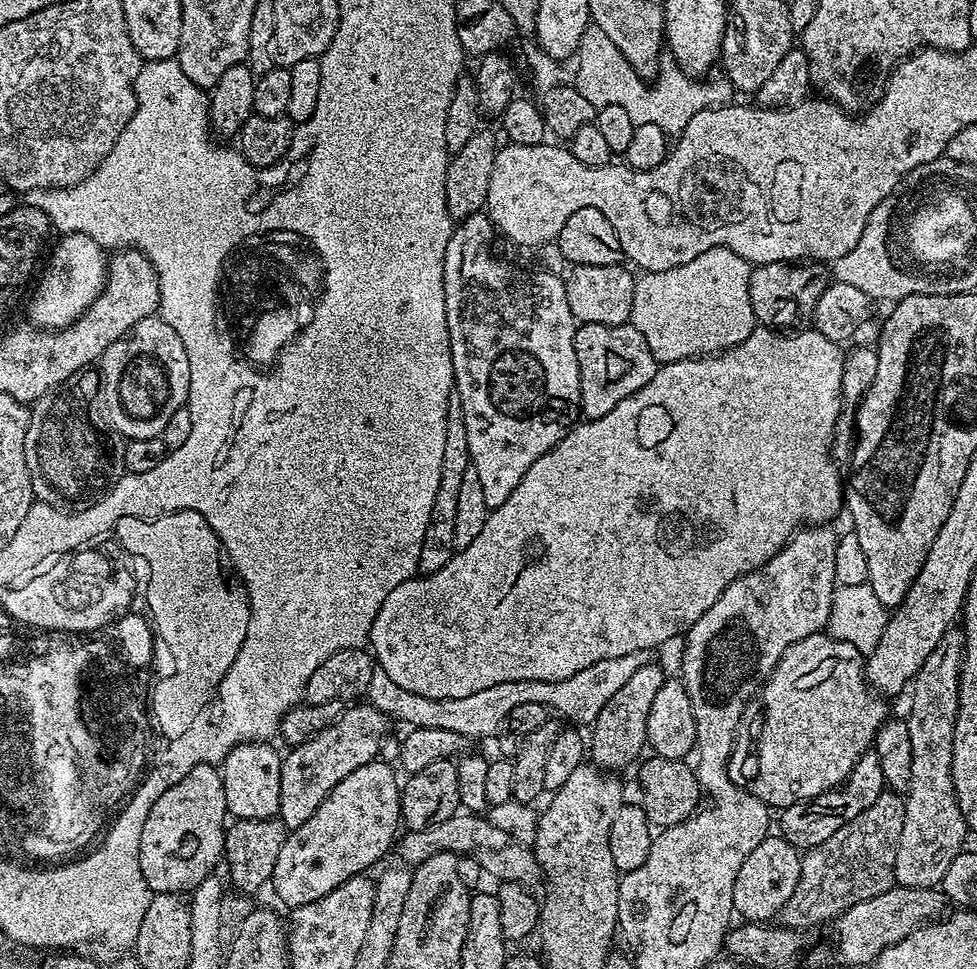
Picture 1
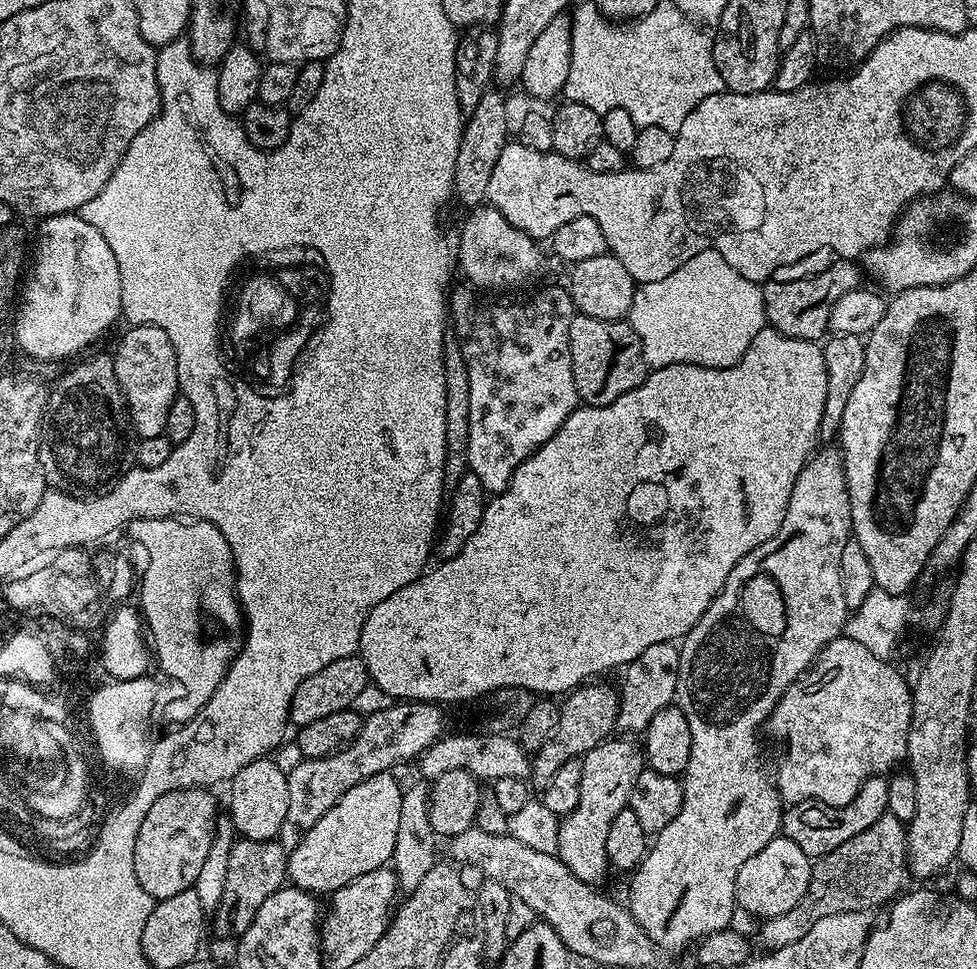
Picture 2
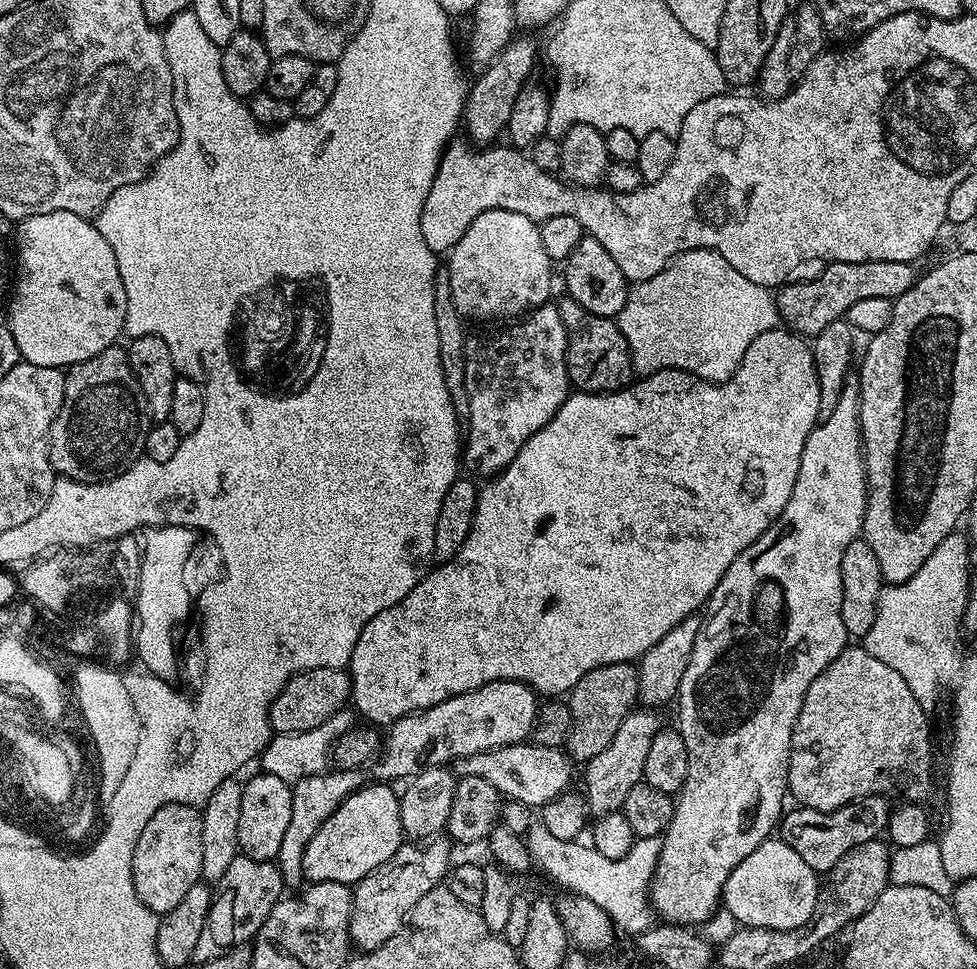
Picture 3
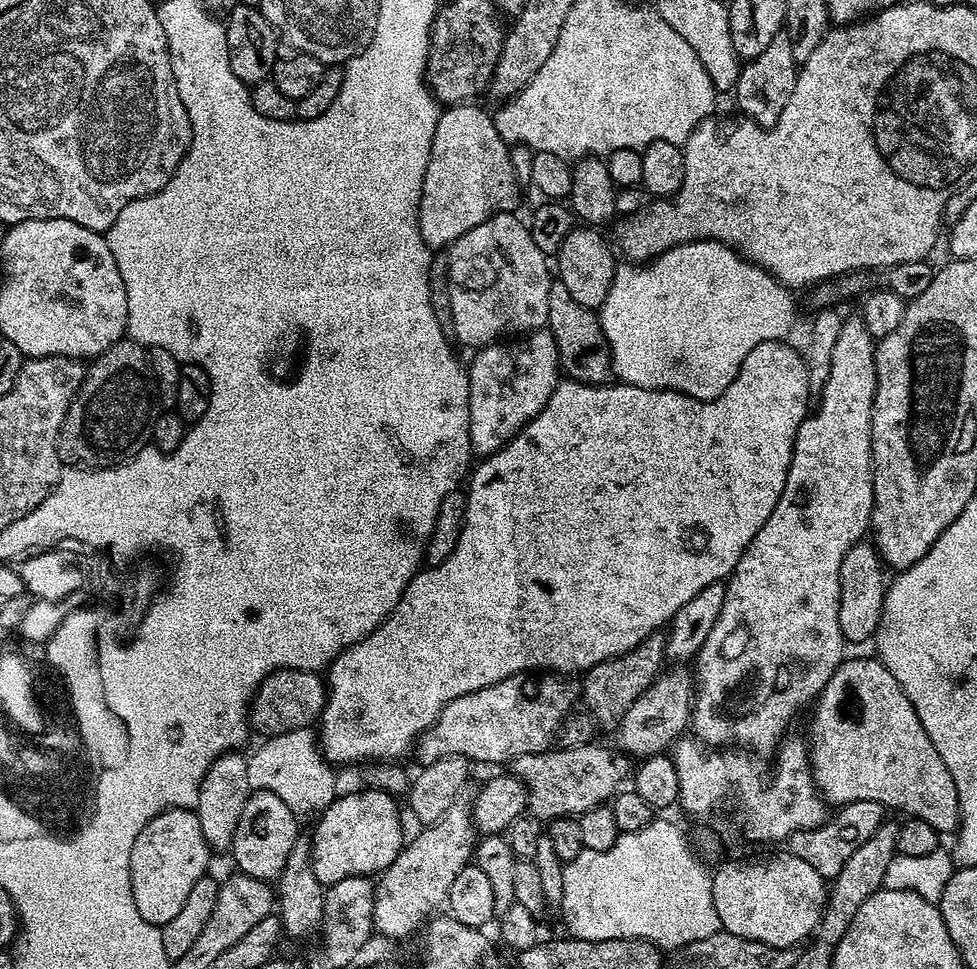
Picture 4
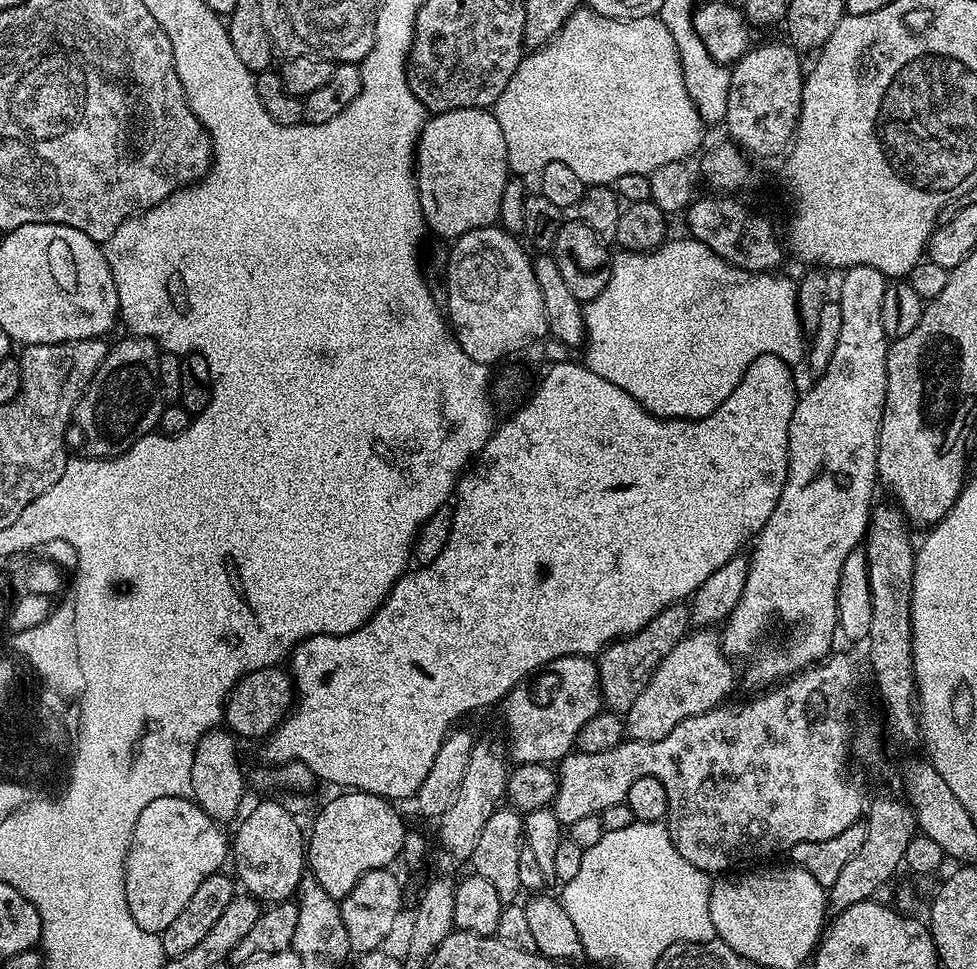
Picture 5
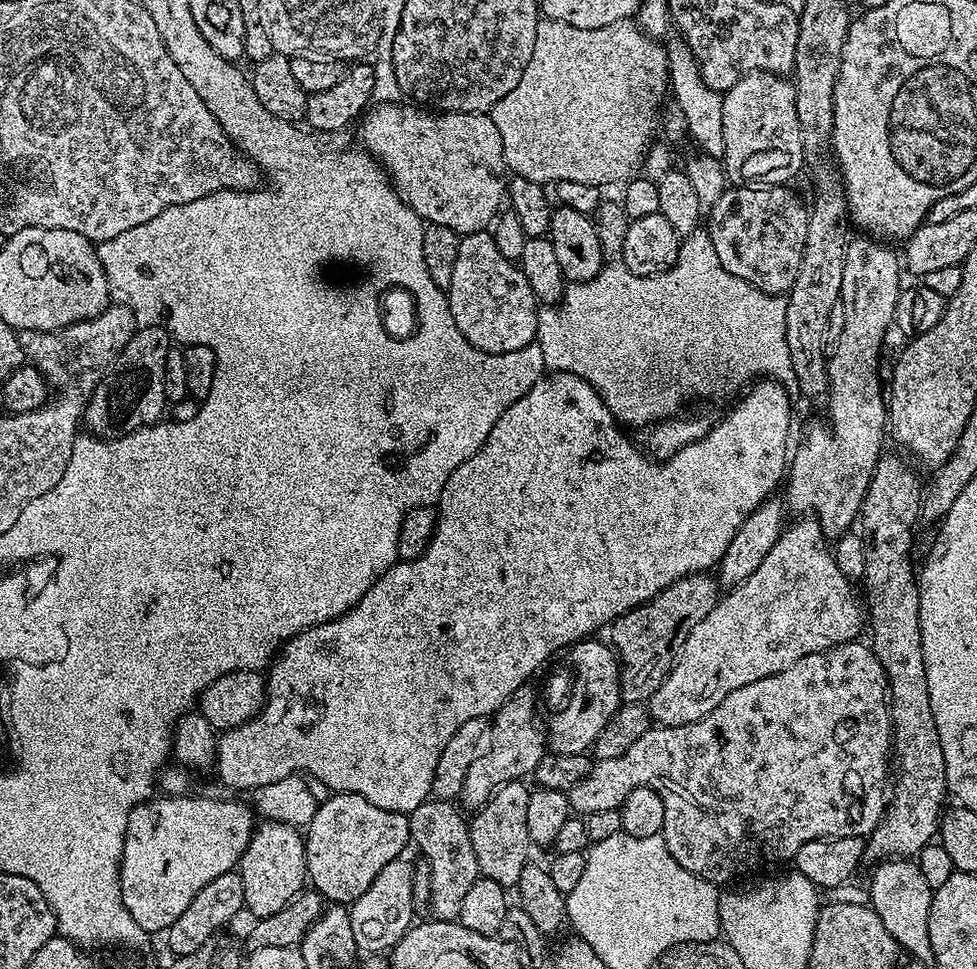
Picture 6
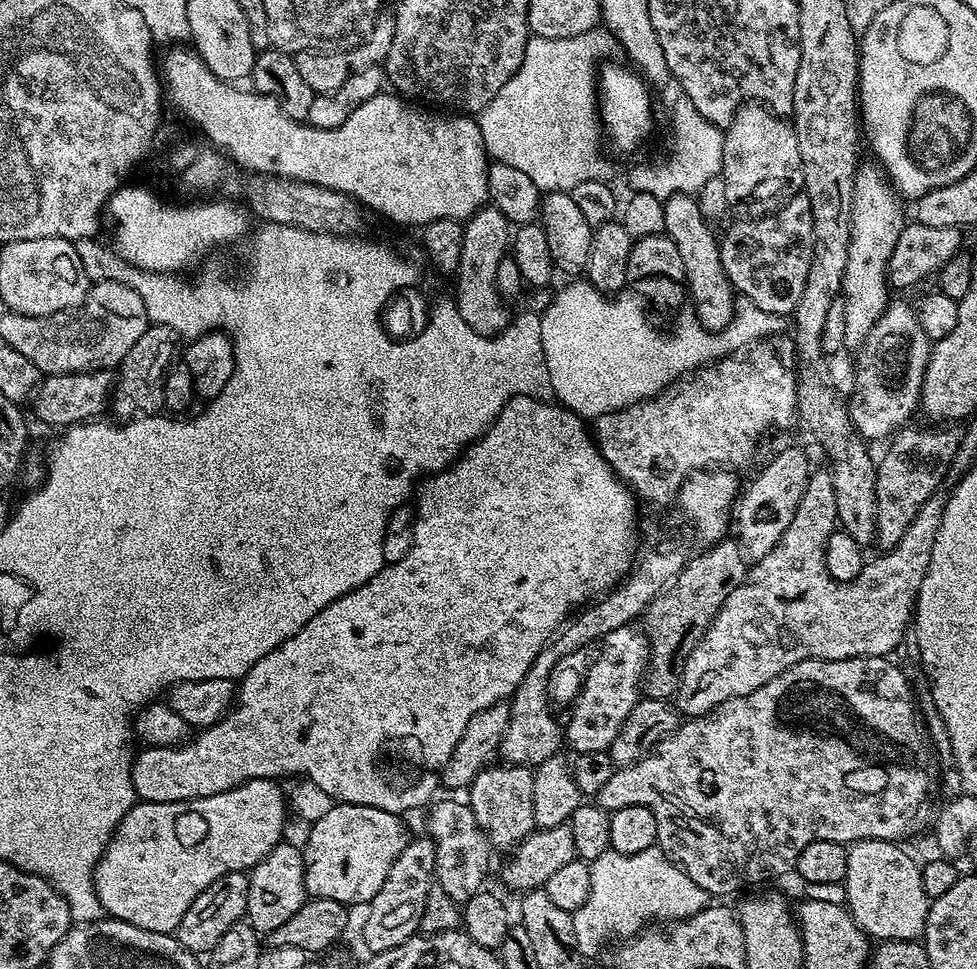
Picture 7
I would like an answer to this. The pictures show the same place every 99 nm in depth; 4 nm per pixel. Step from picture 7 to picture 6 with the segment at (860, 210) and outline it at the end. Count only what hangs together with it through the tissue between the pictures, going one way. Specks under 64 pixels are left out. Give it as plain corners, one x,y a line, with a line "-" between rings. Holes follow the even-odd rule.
860,238
864,240
849,239
848,253
846,254
846,267
842,270
842,290
840,291
840,301
845,306
845,321
842,327
841,337
838,338
833,352
828,358
828,394
826,403
828,403
828,424
812,424
808,428
808,433
804,436
804,441
800,444
800,449
793,451
790,456
790,463
786,469
786,488
788,484
788,496
786,495
786,504
789,509
792,508
796,514
814,514
815,519
820,521
820,528
824,531
825,537
839,538
849,531
857,523
860,515
860,507
864,501
864,495
868,489
870,478
874,474
874,466
880,461
884,444
884,436
886,440
886,421
888,418
888,410
886,407
886,388
880,385
880,351
884,348
884,339
888,336
888,327
893,327
896,319
896,307
898,306
898,298
902,291
902,283
900,284
900,272
902,276
902,260
899,255
896,256
891,252
887,243
881,242
876,238

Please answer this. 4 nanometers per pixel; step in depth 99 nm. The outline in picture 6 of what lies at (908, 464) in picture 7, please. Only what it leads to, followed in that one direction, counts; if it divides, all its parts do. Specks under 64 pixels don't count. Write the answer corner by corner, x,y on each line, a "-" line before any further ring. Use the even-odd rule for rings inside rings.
881,455
880,461
874,466
874,474
868,483
858,517
858,535
866,546
866,570
862,584
868,587
869,608
867,604
866,612
872,615
870,647
878,662
882,662
882,670
888,679
892,714
891,755
894,757
894,783
890,788
884,817
864,842
864,860
872,866
885,860
912,860
926,845
933,843
940,831
944,796
949,795
946,758
942,758
942,738
938,738
938,726
934,726
934,710
930,710
930,686
926,686
926,662
922,654
920,629
920,585
914,568
912,572
912,531
916,528
916,520
918,524
922,516
922,484
920,488
920,480
915,472
917,469
903,455
900,456

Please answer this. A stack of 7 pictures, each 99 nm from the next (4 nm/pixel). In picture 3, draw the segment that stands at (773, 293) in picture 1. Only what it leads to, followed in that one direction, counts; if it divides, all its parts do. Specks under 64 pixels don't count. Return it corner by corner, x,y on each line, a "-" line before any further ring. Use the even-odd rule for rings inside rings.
828,262
821,268
824,269
813,280
797,279
775,293
776,311
783,327
801,338
815,338
830,322
845,319
854,302
865,298
897,300
918,279
915,267
906,262

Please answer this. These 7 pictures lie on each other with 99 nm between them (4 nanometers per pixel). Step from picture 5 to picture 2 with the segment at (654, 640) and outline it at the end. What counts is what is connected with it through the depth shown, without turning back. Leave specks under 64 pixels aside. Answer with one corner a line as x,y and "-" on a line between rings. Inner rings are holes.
585,682
563,697
554,730
550,730
550,736
531,757
530,780
533,785
548,784
550,778
554,778
554,770
558,770
558,766
584,757
587,752
594,750
594,746
613,735
618,718
620,694
613,685
611,688
608,684
596,683
600,682

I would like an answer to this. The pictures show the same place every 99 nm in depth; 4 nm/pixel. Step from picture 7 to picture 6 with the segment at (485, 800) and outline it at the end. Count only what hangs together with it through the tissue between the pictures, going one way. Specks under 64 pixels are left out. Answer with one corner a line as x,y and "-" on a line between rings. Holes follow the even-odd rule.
512,780
503,784
481,808
475,809
468,833
470,846
474,846
474,858
478,858
480,875
493,880
506,890
515,889
518,878
522,878
522,866
530,863
528,848
533,847
530,834
526,834
526,802
530,791
527,783

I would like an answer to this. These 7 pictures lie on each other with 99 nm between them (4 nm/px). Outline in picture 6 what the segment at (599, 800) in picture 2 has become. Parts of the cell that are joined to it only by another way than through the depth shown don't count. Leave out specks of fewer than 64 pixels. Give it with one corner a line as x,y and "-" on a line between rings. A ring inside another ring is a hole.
815,518
797,520
800,520
797,524
789,523
781,532
778,542
774,542
774,550
762,558
762,566
758,566
746,582
725,591
717,599
714,610
690,630
690,638
686,638
682,650
676,655
667,678
646,702
649,717
659,727
673,728
700,720
717,708
726,694
734,694
734,690
742,690
742,686
750,686
750,682
758,682
758,678
778,674
794,666
798,658
806,658
806,654
824,652
859,637
856,635
860,632
862,604
860,608
856,601
853,581
838,570
820,521

